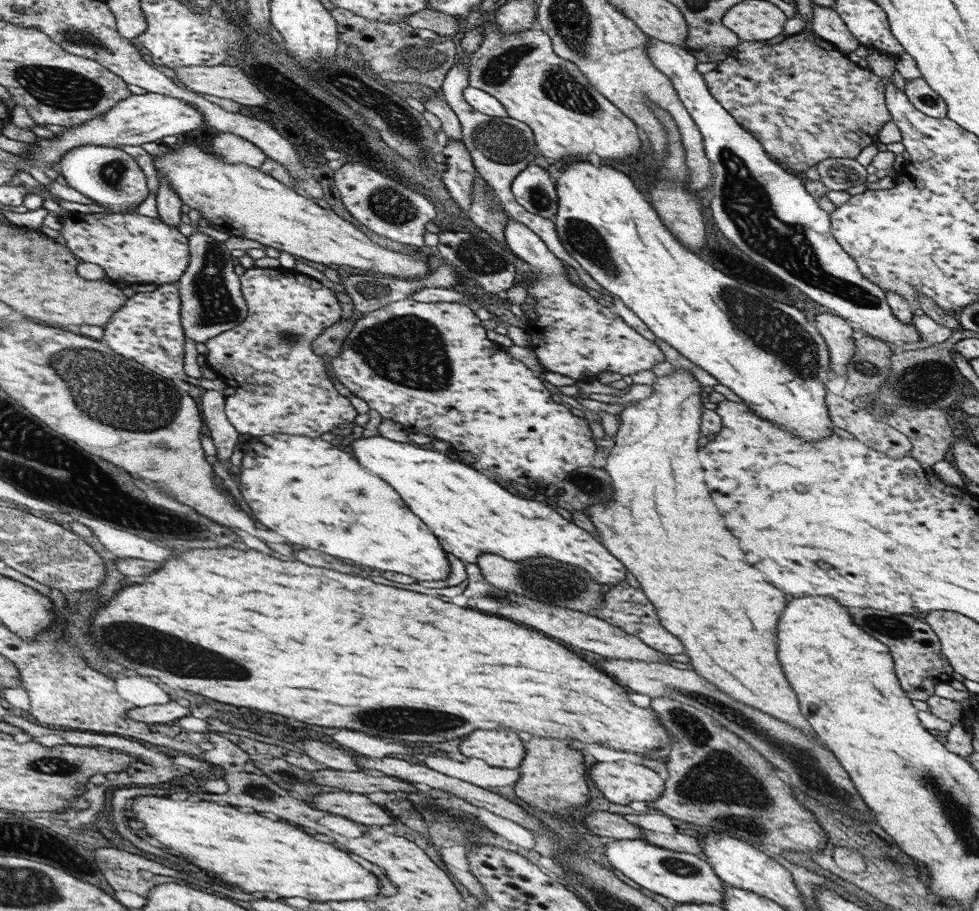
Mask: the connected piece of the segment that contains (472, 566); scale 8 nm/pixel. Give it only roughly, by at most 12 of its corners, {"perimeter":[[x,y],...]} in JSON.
{"perimeter":[[466,565],[467,606],[606,658],[666,663],[637,636],[496,588]]}

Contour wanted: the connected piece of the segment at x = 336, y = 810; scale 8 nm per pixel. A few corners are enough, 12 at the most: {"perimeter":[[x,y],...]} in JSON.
{"perimeter":[[321,792],[308,799],[365,826],[386,826],[394,818],[365,794]]}

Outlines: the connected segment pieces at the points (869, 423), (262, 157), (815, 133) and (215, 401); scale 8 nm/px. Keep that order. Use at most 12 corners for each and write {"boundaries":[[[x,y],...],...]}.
{"boundaries":[[[827,391],[833,424],[892,459],[910,440],[842,394]],[[218,133],[210,151],[230,164],[259,168],[268,158],[247,138]],[[803,30],[703,74],[782,168],[855,159],[891,121],[870,69]],[[222,392],[202,395],[204,420],[216,446],[215,473],[232,494],[231,474],[240,432],[227,419]]]}

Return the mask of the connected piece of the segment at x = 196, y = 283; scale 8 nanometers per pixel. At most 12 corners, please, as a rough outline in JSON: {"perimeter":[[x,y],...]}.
{"perimeter":[[189,237],[182,326],[205,343],[247,317],[237,260]]}

